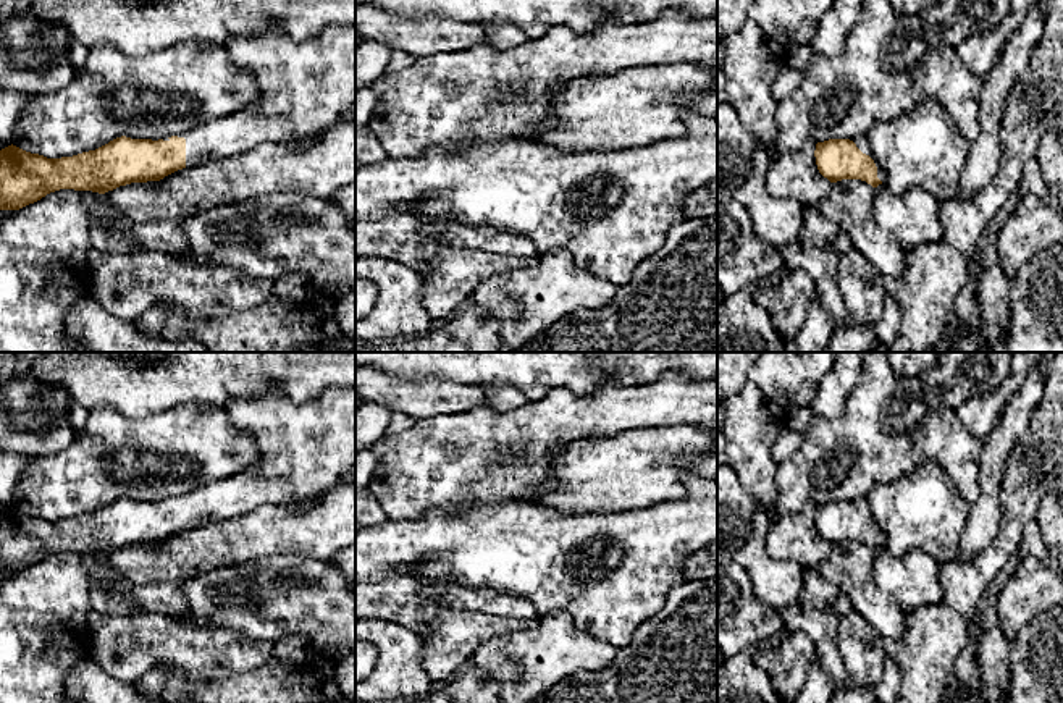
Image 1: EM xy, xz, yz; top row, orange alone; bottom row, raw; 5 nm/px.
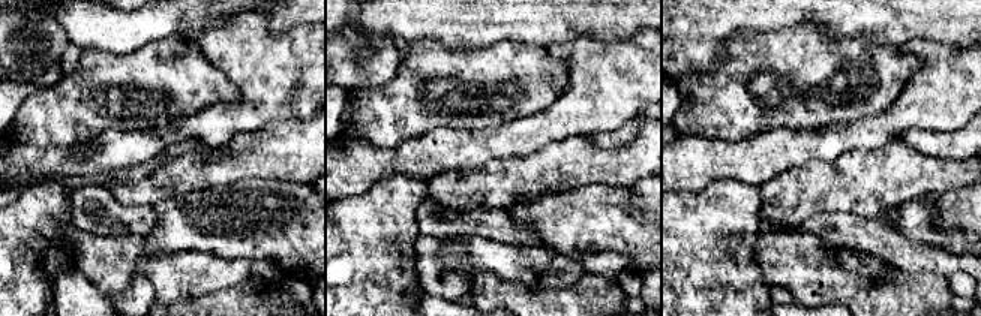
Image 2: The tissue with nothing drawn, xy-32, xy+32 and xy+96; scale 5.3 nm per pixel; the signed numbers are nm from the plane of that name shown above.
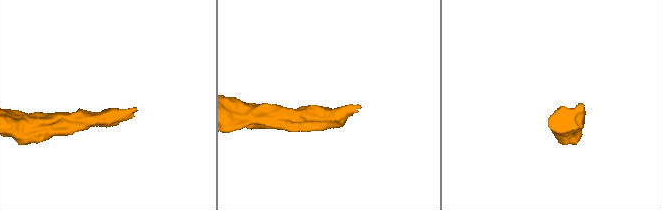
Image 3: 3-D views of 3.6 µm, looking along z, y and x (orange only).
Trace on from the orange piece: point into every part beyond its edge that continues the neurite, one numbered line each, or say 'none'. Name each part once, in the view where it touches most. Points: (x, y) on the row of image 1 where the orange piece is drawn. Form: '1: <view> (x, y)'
1: yz (861, 143)

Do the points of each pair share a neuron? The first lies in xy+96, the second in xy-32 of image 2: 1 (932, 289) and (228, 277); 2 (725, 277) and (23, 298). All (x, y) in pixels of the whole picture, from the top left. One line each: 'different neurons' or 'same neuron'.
1: different neurons
2: same neuron

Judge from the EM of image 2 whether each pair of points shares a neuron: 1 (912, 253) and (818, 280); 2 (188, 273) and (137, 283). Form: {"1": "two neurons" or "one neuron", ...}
{"1": "two neurons", "2": "two neurons"}

